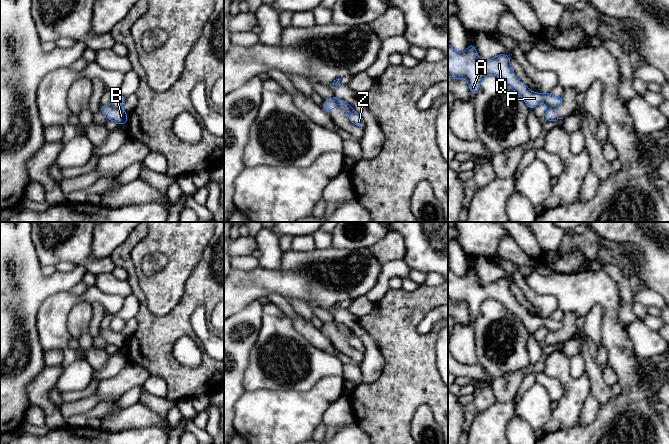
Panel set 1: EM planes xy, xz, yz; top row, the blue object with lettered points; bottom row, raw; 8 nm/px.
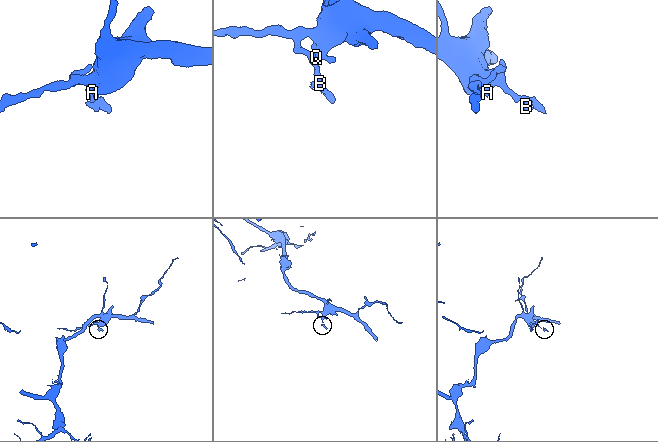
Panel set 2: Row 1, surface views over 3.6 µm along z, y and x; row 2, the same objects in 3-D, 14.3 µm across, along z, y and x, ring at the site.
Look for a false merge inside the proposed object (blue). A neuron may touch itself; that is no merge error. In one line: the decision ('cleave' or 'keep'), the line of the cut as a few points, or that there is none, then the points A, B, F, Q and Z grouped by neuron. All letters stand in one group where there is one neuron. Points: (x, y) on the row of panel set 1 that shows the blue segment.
cleave; cut xy (109, 104), (119, 108); groups A F Q Z / B

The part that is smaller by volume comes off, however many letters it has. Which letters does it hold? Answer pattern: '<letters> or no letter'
B

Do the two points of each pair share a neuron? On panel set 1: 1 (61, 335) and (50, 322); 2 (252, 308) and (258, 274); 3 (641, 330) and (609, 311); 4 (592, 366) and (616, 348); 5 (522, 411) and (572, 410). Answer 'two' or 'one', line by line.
1: one
2: two
3: two
4: two
5: two

